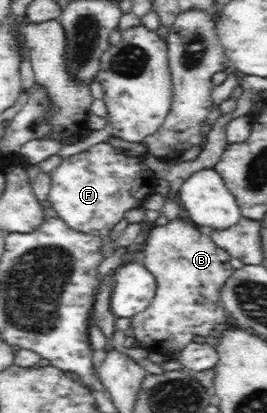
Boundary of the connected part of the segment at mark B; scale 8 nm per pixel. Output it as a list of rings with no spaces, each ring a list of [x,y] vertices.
[[[182,212],[164,225],[148,225],[149,235],[144,241],[145,267],[155,276],[156,293],[146,310],[131,317],[135,337],[143,347],[167,353],[169,349],[184,349],[195,335],[209,335],[209,331],[225,323],[225,309],[189,309],[189,307],[224,307],[219,299],[219,287],[233,275],[229,252],[220,248],[212,237],[199,230]]]

